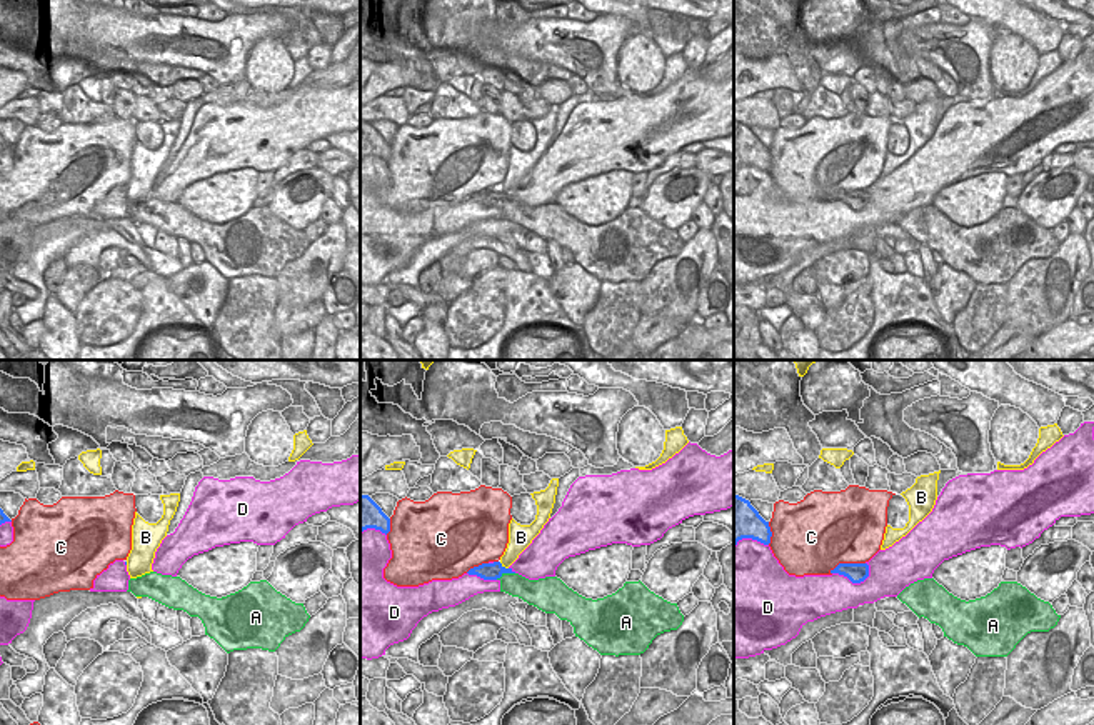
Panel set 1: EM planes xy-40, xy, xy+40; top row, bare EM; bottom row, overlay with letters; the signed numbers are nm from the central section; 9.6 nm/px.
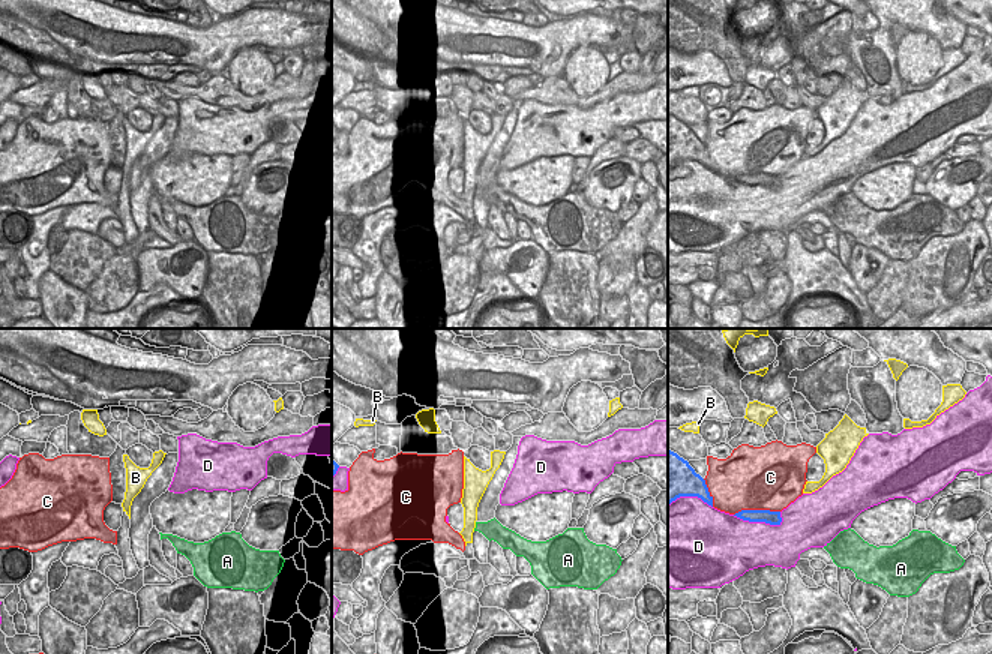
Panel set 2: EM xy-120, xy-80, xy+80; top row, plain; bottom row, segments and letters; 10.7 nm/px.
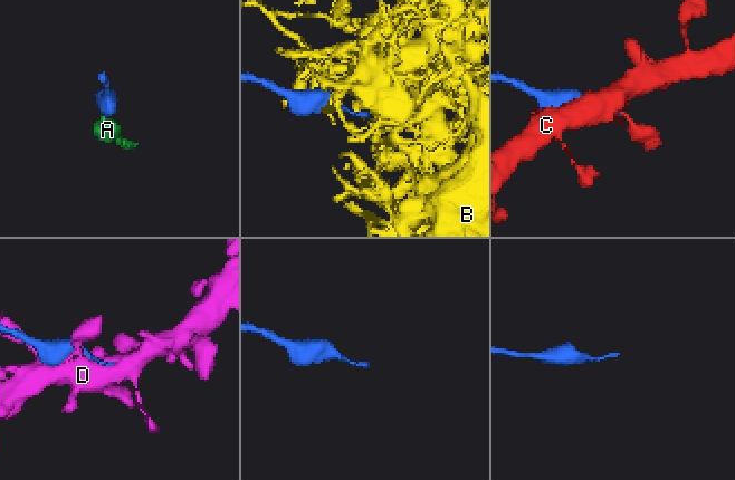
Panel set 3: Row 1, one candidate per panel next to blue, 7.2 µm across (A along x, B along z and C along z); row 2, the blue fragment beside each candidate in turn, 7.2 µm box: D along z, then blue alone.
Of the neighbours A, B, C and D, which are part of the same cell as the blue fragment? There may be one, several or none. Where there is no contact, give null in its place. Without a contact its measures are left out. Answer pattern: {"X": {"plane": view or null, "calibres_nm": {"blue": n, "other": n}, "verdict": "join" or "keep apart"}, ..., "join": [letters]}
{"A": {"plane": "xy", "calibres_nm": {"blue": 160, "other": 220}, "verdict": "join"}, "B": {"plane": "xy", "calibres_nm": {"blue": 160, "other": 170}, "verdict": "keep apart"}, "C": {"plane": "xy+40", "calibres_nm": {"blue": 190, "other": 480}, "verdict": "keep apart"}, "D": {"plane": "xy+40", "calibres_nm": {"blue": 190, "other": 360}, "verdict": "keep apart"}, "join": ["A"]}

